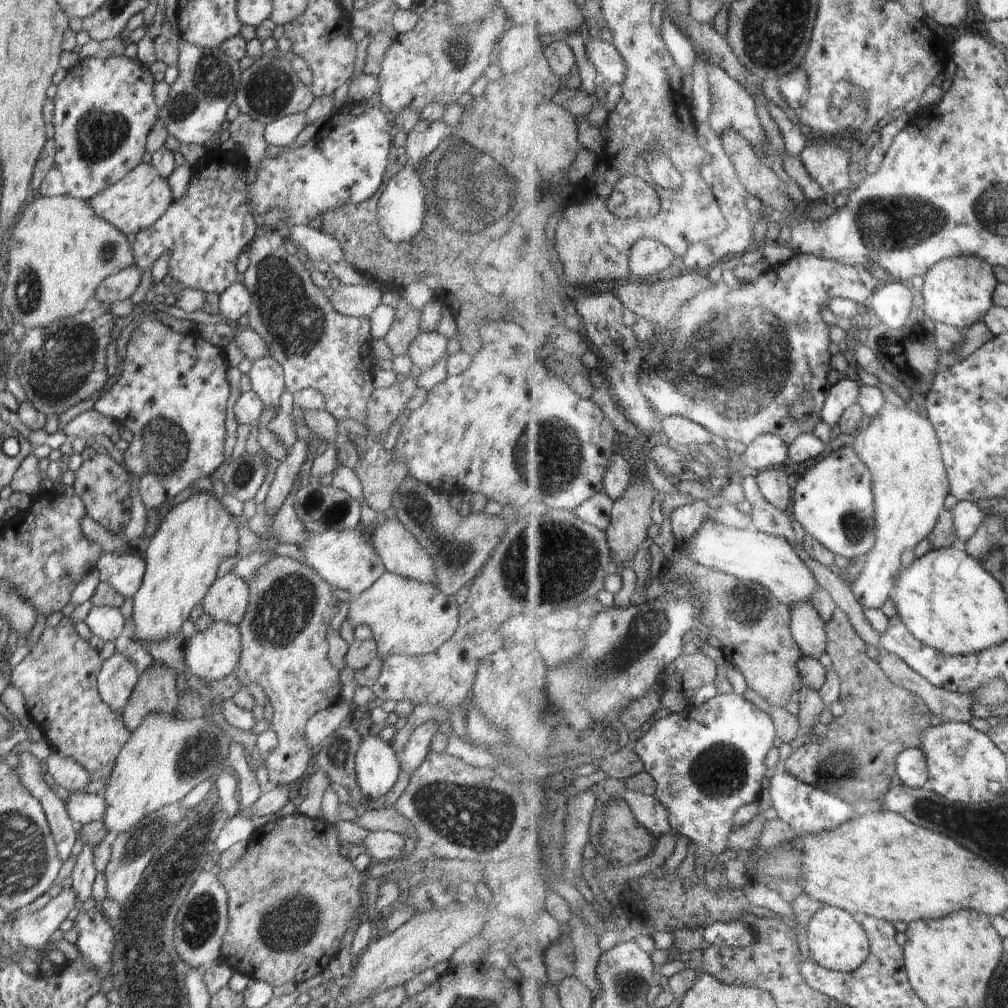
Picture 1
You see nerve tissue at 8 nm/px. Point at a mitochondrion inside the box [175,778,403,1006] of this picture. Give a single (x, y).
(291, 926)

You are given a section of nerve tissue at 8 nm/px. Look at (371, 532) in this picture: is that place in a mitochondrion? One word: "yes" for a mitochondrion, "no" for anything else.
no

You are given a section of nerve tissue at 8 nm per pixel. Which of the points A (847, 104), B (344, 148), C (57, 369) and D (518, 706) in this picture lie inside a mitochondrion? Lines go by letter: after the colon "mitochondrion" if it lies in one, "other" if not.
A: mitochondrion
B: other
C: mitochondrion
D: mitochondrion

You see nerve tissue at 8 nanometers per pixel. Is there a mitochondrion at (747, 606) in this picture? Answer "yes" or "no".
yes

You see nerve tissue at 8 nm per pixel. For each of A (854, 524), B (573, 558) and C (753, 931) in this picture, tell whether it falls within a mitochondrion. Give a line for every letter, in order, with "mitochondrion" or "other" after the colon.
A: mitochondrion
B: mitochondrion
C: other

